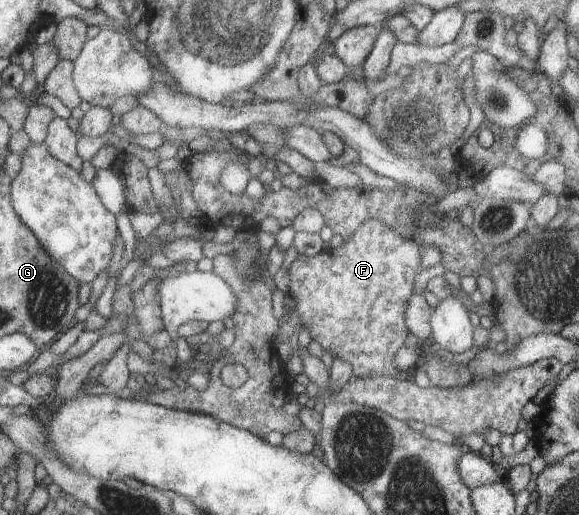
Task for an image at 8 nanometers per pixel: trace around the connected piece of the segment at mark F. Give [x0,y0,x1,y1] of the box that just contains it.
[288,219,424,378]

